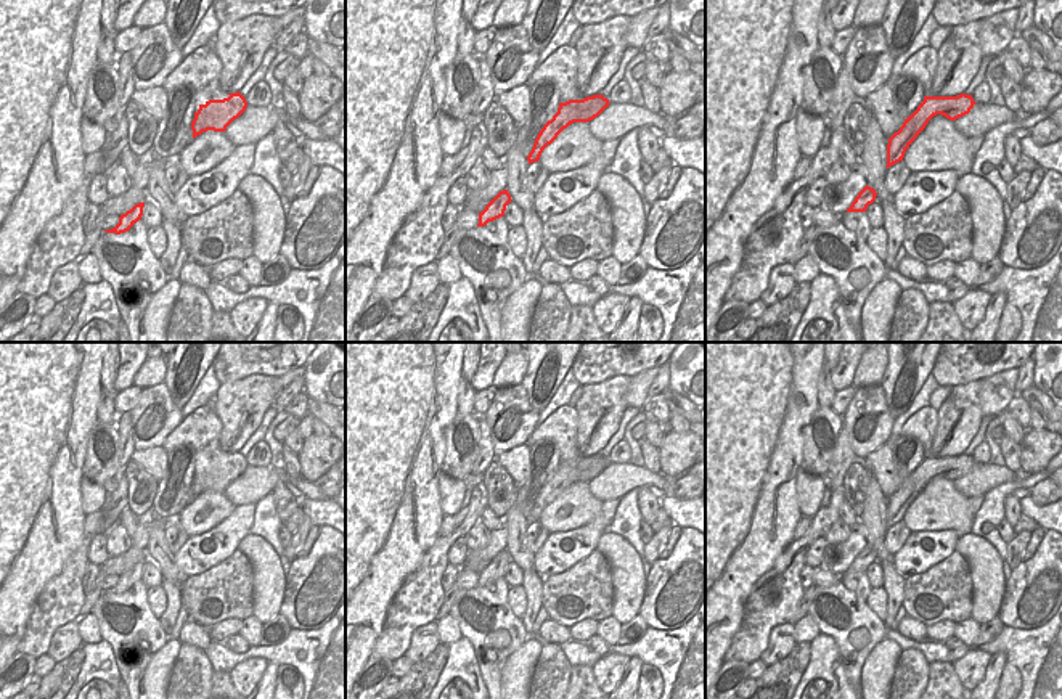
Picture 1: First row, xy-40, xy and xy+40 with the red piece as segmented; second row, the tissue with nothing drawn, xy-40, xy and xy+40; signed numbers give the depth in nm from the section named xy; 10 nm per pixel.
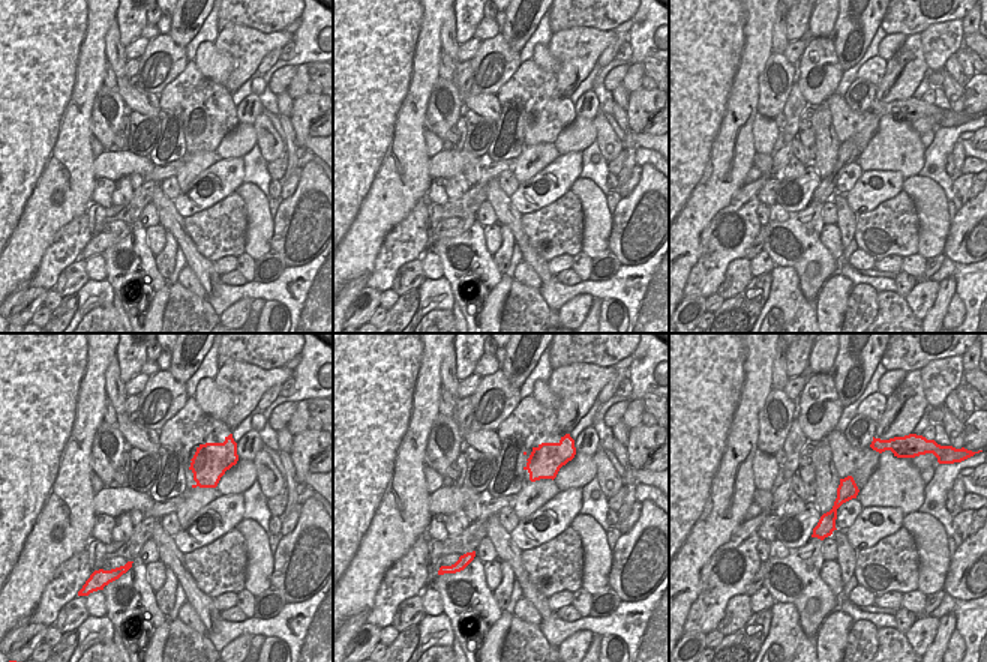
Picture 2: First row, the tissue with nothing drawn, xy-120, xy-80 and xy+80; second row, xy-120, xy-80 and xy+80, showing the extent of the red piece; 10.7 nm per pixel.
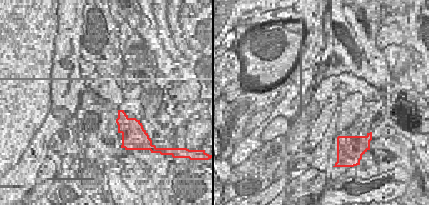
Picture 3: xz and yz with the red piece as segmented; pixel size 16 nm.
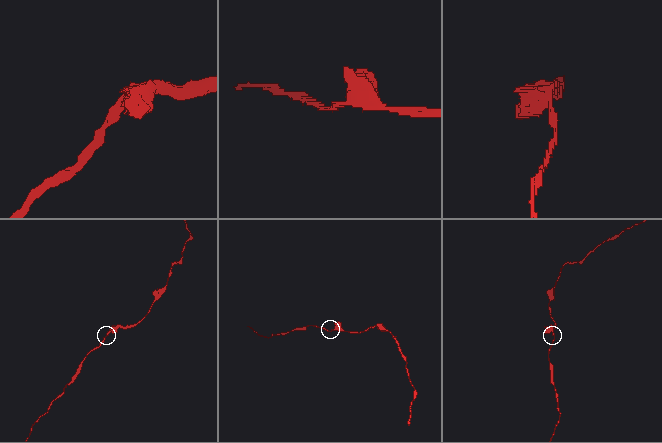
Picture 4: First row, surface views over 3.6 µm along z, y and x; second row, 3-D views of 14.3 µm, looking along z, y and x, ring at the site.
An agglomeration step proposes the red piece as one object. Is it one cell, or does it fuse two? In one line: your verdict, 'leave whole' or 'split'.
split

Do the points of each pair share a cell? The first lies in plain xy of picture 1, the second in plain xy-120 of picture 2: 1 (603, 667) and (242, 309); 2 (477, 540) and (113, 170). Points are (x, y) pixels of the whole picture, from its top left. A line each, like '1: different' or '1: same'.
1: same
2: different

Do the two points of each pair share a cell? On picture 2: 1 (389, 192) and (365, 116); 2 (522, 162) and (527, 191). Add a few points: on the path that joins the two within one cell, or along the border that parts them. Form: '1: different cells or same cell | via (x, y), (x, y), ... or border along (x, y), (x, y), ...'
1: same cell | via (380, 173), (380, 168), (365, 153), (365, 135)
2: different cells | border along (554, 161), (521, 183)

